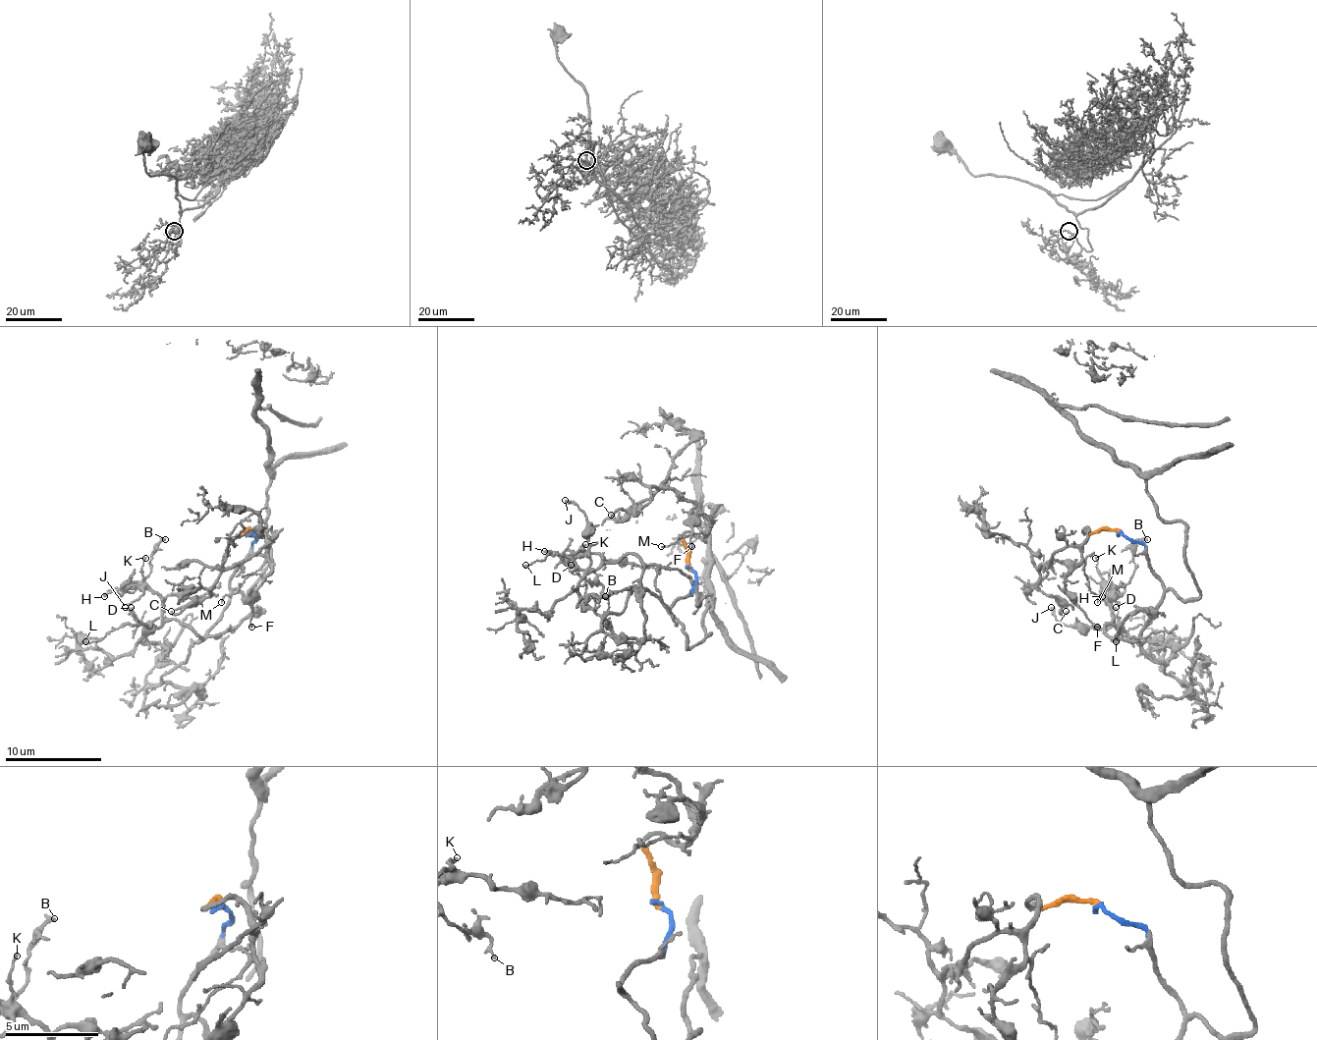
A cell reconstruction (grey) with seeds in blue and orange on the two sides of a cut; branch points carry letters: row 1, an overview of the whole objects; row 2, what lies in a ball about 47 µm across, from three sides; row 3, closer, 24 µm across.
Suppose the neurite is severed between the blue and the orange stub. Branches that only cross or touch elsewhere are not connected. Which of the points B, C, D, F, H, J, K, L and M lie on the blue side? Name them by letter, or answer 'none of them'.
B, D, H, J, K, L

